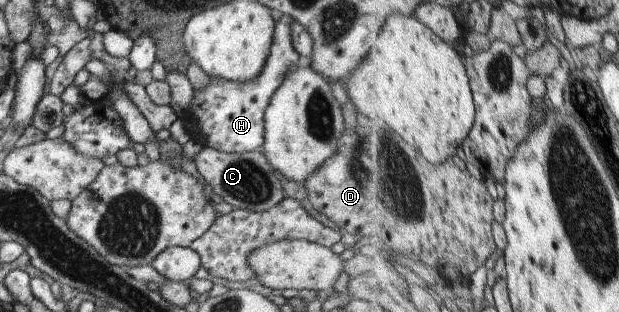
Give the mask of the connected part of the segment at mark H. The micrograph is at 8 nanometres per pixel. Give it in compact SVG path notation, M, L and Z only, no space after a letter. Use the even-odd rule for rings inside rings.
M283 17L274 24L274 36L271 39L264 67L257 78L249 82L227 82L220 78L210 78L202 89L193 89L192 97L184 111L176 117L184 123L190 135L201 147L212 148L219 152L239 154L249 152L263 144L263 115L270 96L283 80L285 72L294 68L298 54L292 47L290 19Z

